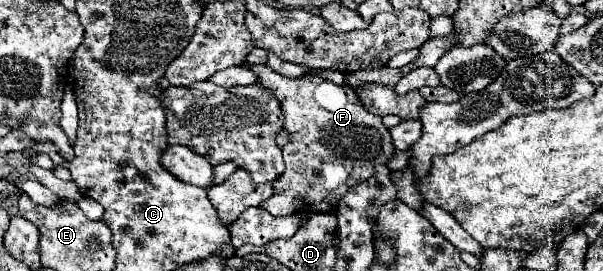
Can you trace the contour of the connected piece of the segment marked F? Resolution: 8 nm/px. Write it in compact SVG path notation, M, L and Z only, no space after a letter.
M244 63L244 67L252 69L258 77L258 83L268 89L278 101L280 109L284 113L284 125L282 129L288 131L288 145L282 149L286 169L284 173L274 181L274 195L260 205L270 215L292 215L292 213L332 213L340 197L352 187L354 183L362 183L374 175L374 165L388 163L388 159L394 153L390 131L382 125L382 119L378 115L368 113L360 99L356 97L354 89L348 85L334 85L318 75L302 75L296 79L278 75L268 65L252 65Z

